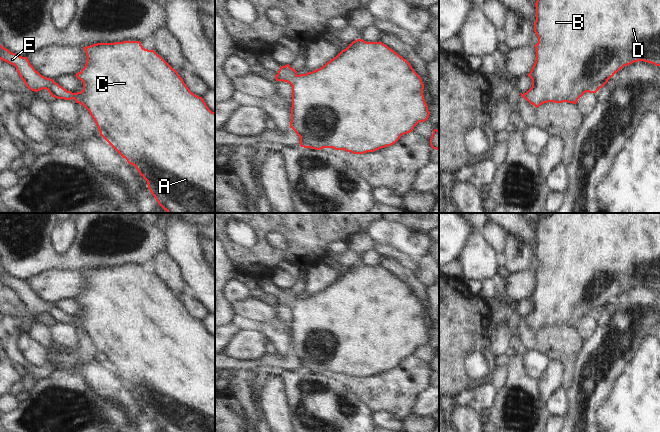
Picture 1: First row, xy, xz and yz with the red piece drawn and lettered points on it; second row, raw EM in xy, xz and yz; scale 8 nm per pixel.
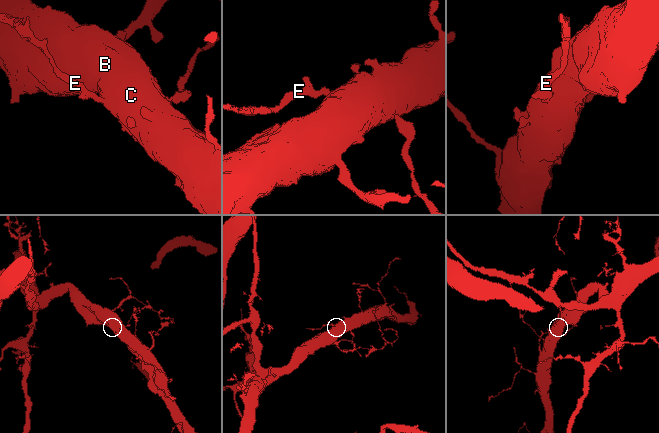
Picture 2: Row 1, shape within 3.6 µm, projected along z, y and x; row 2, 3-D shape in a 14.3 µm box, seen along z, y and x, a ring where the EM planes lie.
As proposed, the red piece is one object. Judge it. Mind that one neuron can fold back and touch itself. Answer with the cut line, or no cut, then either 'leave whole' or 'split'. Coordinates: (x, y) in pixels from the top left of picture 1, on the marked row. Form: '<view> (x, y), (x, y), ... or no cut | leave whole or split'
no cut | leave whole

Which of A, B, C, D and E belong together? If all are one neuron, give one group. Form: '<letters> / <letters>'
A B C D E

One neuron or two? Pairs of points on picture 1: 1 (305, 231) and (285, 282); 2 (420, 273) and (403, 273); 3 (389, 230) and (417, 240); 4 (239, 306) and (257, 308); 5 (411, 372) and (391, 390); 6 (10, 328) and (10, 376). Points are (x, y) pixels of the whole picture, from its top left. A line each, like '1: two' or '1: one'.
1: two
2: two
3: one
4: one
5: one
6: two

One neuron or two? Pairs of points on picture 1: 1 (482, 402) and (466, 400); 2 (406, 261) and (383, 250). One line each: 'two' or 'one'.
1: one
2: one

